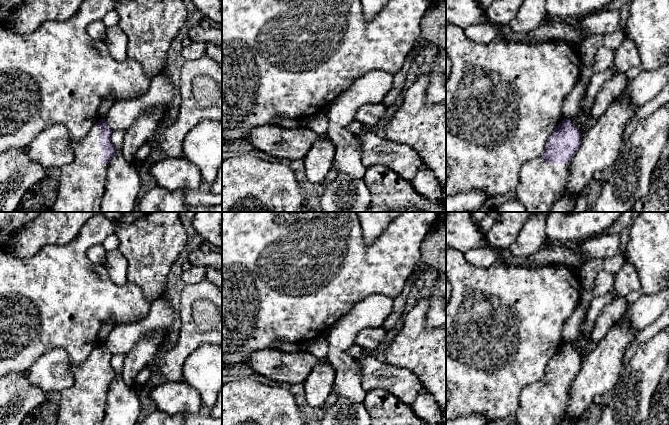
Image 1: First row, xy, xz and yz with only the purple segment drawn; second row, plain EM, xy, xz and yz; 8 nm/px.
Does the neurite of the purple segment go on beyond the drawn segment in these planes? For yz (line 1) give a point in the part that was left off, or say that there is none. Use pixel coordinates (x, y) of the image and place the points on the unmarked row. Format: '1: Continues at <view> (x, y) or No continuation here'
1: Continues at yz (538, 405)

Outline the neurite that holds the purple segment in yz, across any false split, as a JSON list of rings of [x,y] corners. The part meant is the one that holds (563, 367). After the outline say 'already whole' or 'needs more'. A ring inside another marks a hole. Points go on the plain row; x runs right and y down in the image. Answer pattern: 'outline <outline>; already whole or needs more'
outline [[[618,321],[584,360],[570,343],[563,343],[549,360],[542,379],[522,389],[516,423],[577,425],[584,411],[594,405],[596,396],[605,396],[612,391],[623,370],[625,352],[632,347],[639,332],[634,326]]]; needs more

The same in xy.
outline [[[158,331],[141,338],[125,355],[124,369],[118,375],[111,366],[112,353],[105,343],[99,344],[88,359],[72,366],[74,385],[60,392],[58,418],[55,425],[136,425],[141,412],[135,379],[144,368],[159,357],[159,346],[168,331]]]; needs more

